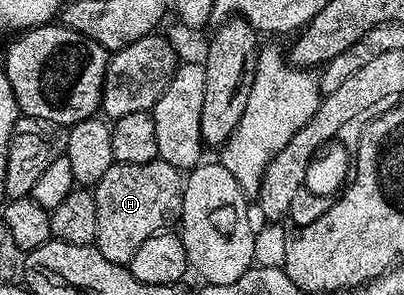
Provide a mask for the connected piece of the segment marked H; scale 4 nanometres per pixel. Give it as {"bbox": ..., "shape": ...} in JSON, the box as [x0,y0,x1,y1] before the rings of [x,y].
{"bbox":[95,160,185,264],"shape":[[[159,160],[144,164],[122,164],[113,162],[105,174],[95,182],[96,207],[98,208],[98,232],[95,247],[106,256],[106,260],[127,264],[134,252],[142,244],[142,240],[150,240],[150,236],[167,231],[171,222],[175,223],[180,216],[184,199],[185,179],[181,171],[170,164]]]}

